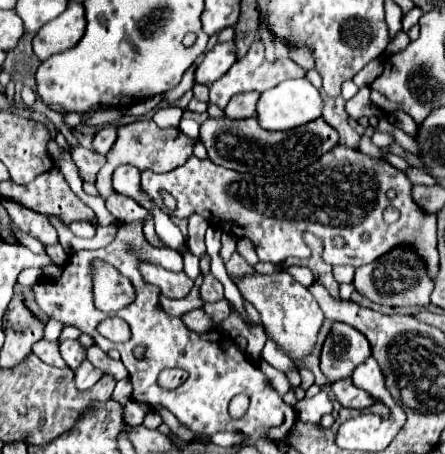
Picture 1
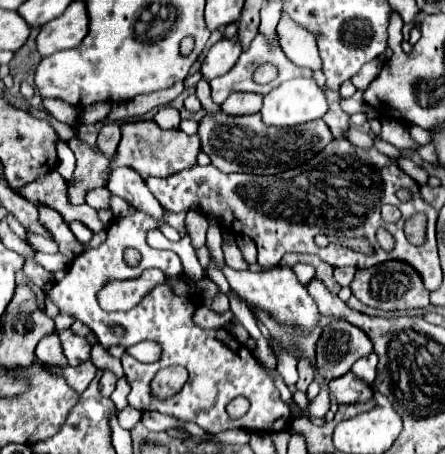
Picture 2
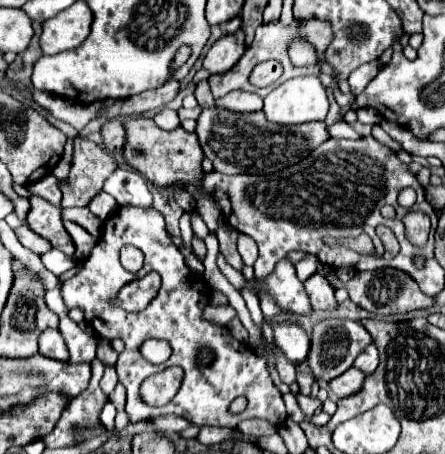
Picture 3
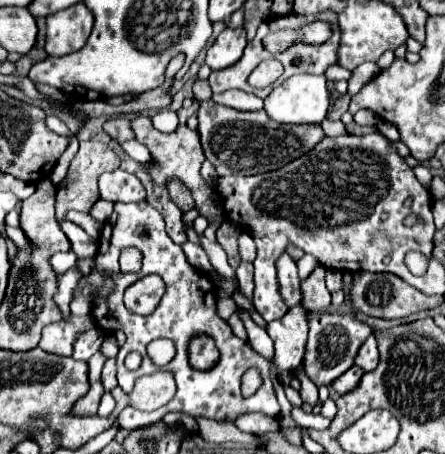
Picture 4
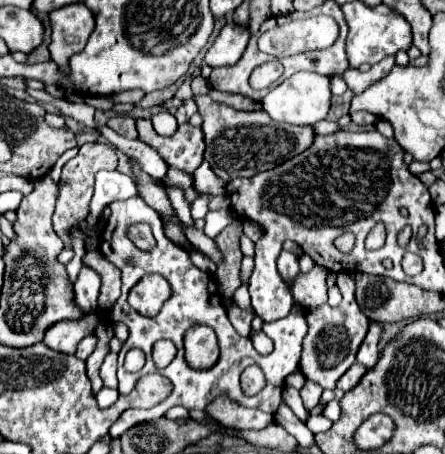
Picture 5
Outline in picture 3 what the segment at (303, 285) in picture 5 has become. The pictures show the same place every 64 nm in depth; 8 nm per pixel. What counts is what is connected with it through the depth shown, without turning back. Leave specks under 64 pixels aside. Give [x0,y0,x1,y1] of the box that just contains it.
[304,274,338,310]

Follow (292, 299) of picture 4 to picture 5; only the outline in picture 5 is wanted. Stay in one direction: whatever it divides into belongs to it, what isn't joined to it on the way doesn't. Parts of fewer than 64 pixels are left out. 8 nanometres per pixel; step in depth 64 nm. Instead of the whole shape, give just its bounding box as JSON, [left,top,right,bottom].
[278,250,300,286]

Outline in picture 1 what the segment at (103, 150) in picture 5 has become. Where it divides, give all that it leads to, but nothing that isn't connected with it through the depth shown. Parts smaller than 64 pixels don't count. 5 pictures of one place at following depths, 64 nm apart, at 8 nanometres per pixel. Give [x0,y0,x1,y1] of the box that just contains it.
[72,146,106,182]

